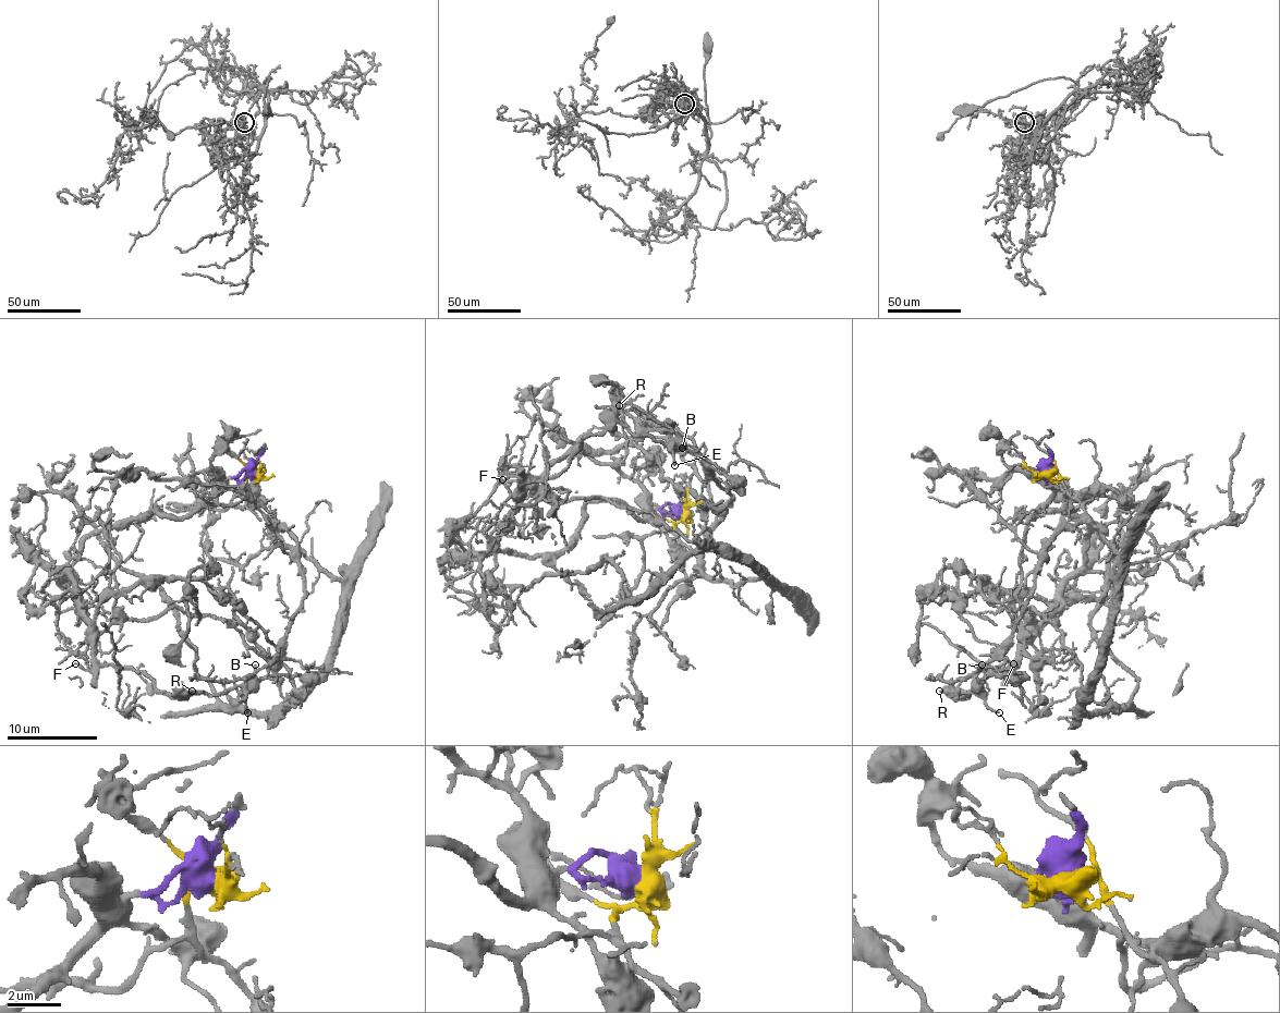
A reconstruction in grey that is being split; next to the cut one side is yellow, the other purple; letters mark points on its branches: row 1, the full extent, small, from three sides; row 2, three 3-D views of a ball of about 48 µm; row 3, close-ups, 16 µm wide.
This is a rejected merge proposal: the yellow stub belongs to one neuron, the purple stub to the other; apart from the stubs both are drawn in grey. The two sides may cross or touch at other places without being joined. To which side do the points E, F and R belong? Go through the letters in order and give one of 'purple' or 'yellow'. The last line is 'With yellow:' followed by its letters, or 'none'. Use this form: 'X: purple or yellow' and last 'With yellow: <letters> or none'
E: purple
F: purple
R: purple
With yellow: none

